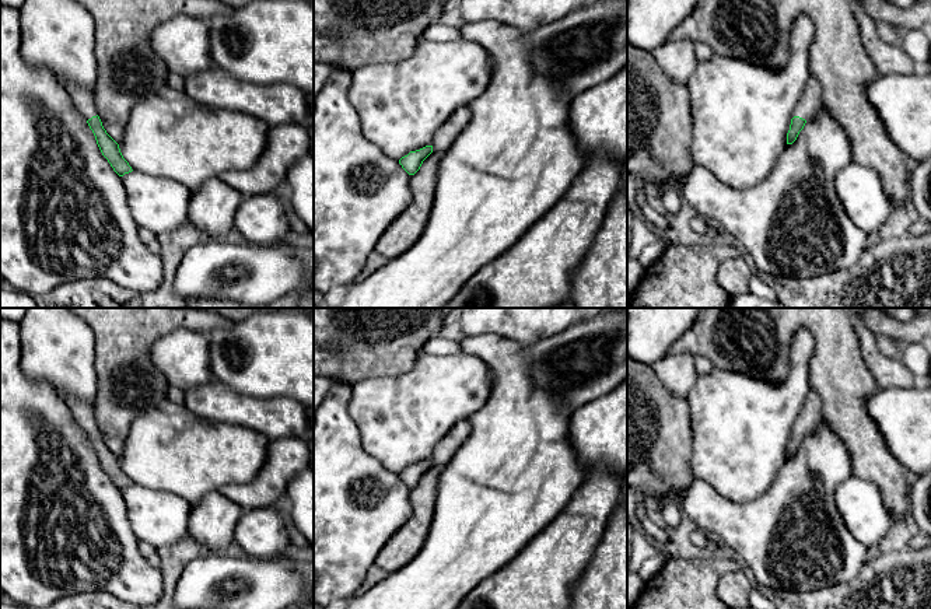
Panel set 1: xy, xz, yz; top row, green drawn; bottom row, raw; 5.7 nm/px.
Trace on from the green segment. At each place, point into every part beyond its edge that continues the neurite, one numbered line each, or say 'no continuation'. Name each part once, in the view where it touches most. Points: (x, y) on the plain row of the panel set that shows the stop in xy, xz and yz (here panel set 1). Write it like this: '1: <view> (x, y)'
1: yz (809, 416)

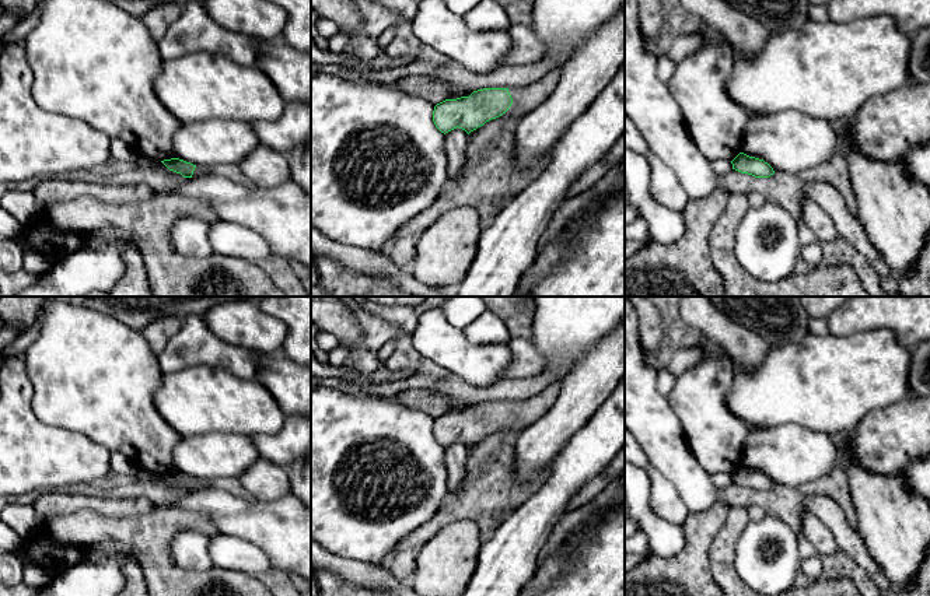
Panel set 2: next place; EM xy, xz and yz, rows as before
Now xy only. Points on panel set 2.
1: xy (231, 484)

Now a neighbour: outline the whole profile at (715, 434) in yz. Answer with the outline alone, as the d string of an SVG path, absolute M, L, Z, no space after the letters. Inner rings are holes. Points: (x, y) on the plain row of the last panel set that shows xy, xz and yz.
M706 339L698 344L703 353L702 360L676 376L675 388L667 400L679 418L688 446L700 467L709 476L714 473L733 474L741 466L741 450L751 432L751 427L727 404L727 395L738 369L723 346Z

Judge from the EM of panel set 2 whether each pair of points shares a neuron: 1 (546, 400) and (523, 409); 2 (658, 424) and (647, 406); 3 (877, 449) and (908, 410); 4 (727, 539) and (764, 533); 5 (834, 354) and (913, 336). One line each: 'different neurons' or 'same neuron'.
1: same neuron
2: same neuron
3: same neuron
4: different neurons
5: different neurons

